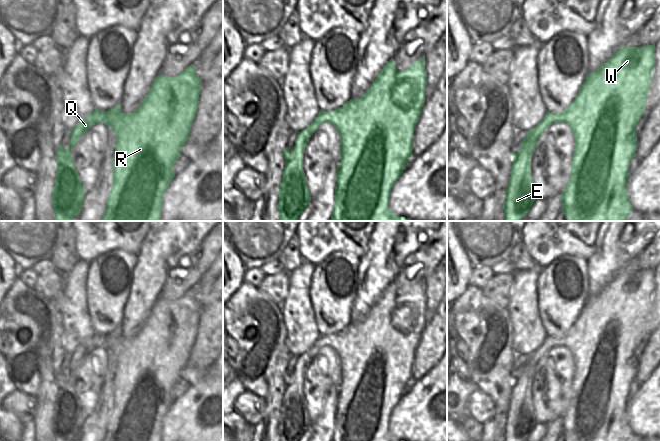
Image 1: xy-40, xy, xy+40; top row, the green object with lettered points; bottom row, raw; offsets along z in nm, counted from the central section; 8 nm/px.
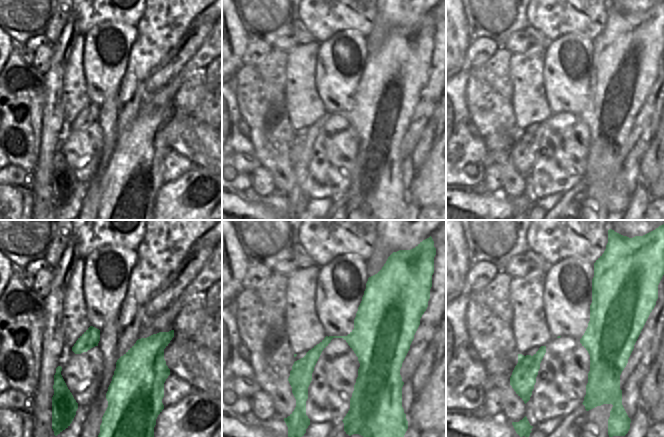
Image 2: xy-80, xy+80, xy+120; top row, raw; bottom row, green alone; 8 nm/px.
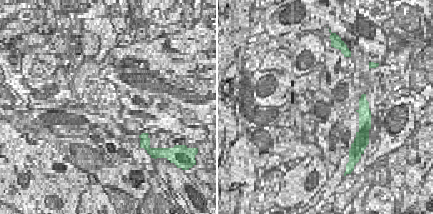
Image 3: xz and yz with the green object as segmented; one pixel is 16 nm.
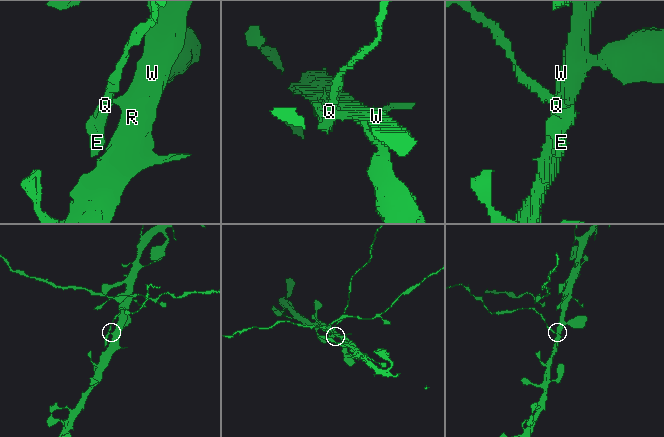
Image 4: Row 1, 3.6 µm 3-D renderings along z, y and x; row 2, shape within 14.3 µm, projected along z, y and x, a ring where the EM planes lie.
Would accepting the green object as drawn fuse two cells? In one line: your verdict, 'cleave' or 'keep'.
cleave

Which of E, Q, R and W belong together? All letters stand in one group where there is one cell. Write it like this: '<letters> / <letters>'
E Q / R W

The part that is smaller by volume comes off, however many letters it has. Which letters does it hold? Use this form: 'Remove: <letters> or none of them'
Remove: E, Q

